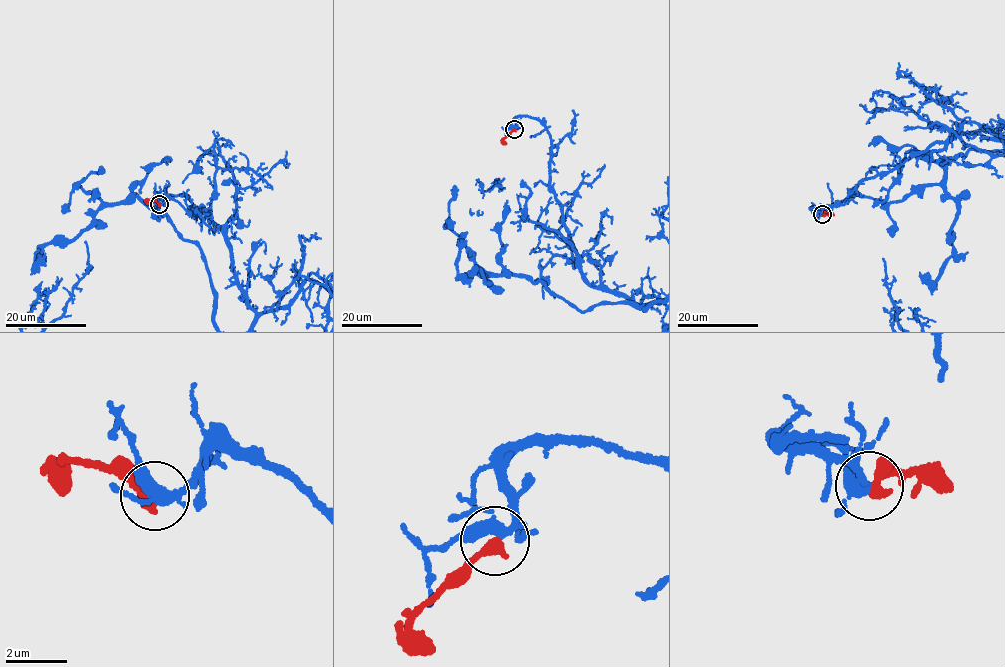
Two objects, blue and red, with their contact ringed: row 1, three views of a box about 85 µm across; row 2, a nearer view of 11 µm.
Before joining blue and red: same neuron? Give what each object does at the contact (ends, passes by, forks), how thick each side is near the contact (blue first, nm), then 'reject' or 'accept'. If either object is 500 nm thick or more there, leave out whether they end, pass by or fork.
blue forks; red ends; calibres 300 and 400 nm; accept

